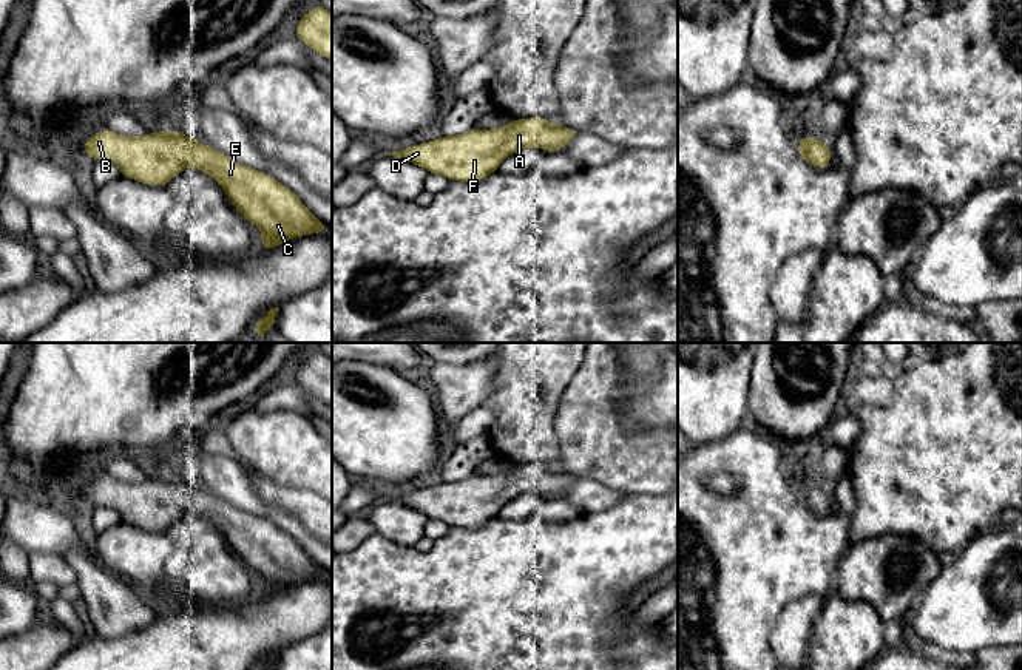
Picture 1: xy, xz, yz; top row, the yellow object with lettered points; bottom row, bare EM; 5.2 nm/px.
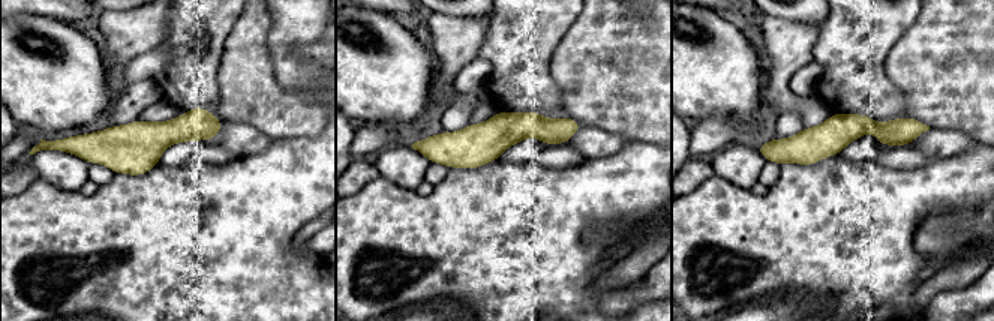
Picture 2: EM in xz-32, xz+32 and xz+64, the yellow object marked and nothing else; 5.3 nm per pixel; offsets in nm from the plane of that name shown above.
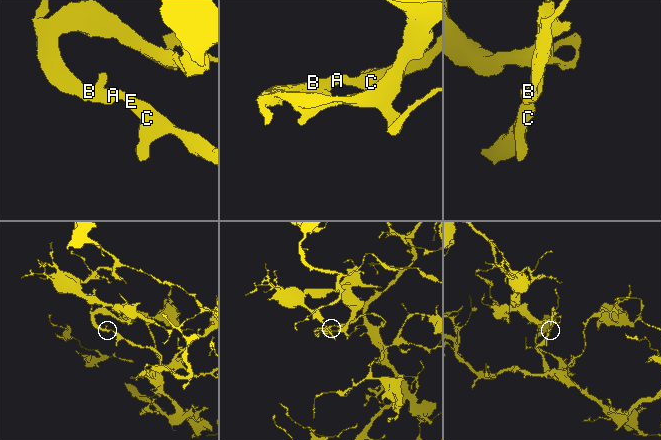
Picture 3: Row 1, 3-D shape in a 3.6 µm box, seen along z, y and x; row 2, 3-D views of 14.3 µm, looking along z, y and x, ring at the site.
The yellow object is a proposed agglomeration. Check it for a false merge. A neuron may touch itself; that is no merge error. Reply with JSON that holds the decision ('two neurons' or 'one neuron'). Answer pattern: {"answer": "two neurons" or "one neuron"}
{"answer": "one neuron"}

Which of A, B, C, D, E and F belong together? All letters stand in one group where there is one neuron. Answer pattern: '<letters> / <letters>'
A B C D E F

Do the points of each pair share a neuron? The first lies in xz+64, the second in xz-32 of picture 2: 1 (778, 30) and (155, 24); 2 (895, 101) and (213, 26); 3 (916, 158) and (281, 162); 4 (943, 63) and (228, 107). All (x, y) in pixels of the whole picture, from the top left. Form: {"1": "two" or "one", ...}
{"1": "one", "2": "one", "3": "two", "4": "one"}

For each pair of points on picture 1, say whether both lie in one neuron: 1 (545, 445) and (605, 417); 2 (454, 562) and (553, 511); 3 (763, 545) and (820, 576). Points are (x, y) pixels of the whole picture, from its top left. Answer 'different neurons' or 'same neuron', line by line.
1: different neurons
2: different neurons
3: same neuron

